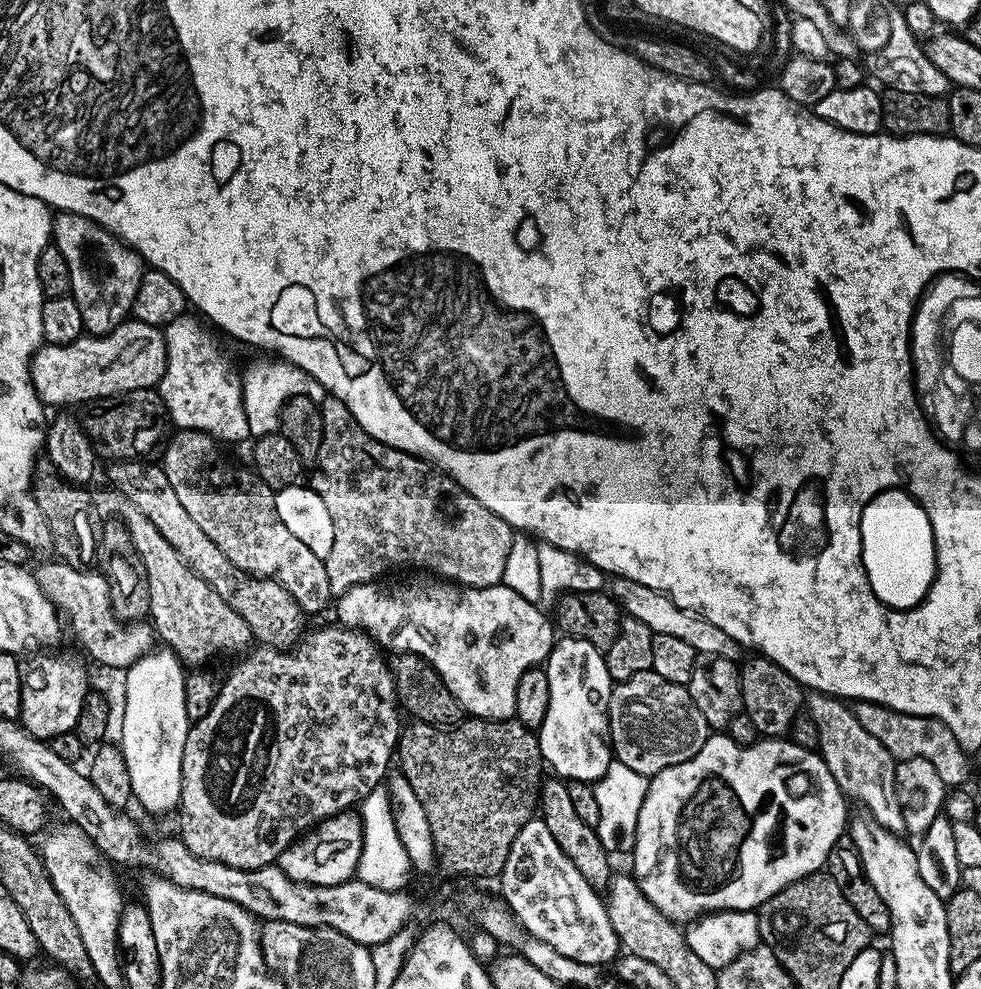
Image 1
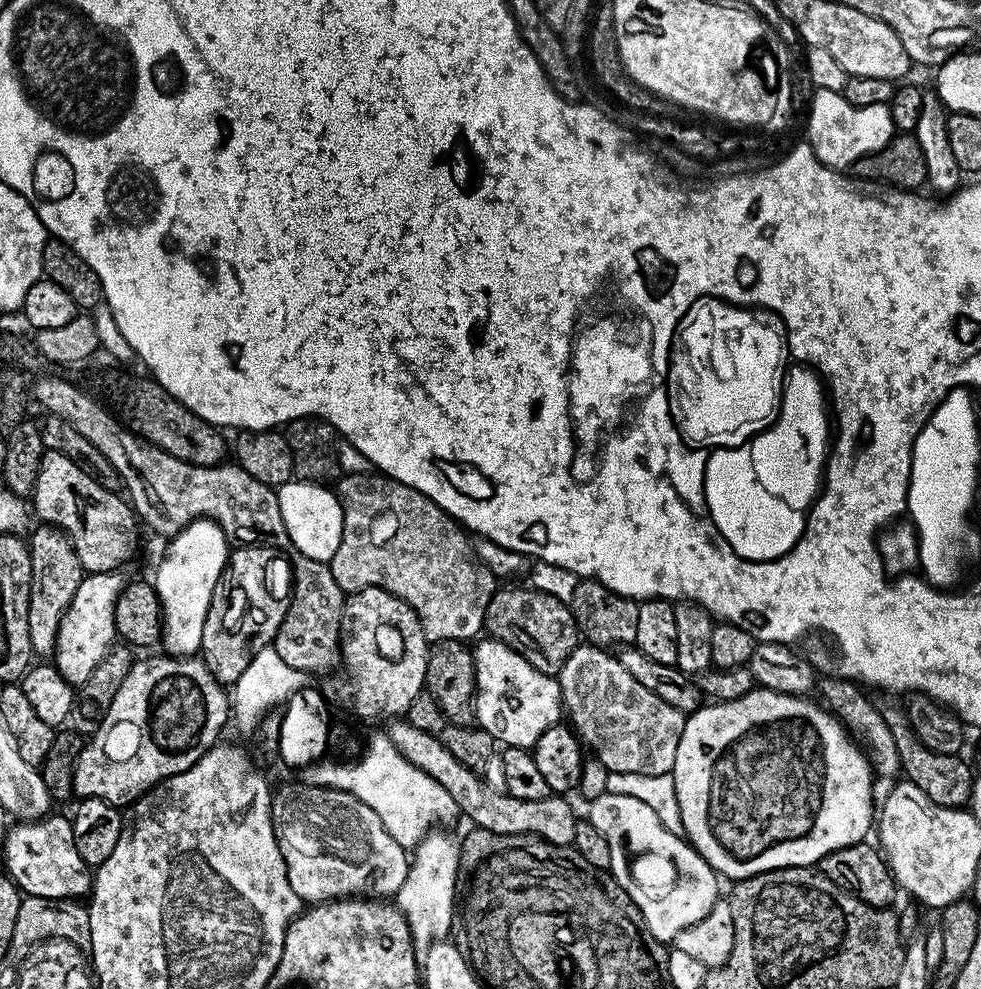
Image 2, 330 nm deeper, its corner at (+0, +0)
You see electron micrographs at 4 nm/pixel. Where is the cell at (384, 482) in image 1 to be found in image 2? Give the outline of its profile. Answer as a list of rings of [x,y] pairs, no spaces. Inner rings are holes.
[[[371,471],[341,475],[338,483],[335,485],[334,491],[340,498],[344,521],[342,522],[342,542],[338,542],[338,551],[334,553],[334,558],[330,561],[330,567],[334,574],[334,582],[338,582],[340,589],[346,594],[351,594],[363,588],[381,588],[398,598],[402,598],[402,602],[409,604],[418,614],[418,618],[422,622],[422,630],[430,642],[438,640],[472,642],[485,631],[486,606],[493,594],[498,591],[498,578],[476,557],[476,551],[472,548],[469,533],[457,521],[453,520],[447,512],[441,510],[433,500],[426,498],[426,494],[422,494],[402,482],[392,480],[389,476],[373,474]]]

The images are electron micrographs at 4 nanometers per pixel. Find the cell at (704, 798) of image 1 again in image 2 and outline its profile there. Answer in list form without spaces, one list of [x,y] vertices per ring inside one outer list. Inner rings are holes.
[[[755,687],[750,694],[733,700],[708,702],[685,719],[682,738],[678,738],[678,754],[674,754],[671,775],[674,790],[678,794],[678,808],[683,824],[683,835],[696,853],[711,866],[717,877],[728,882],[745,880],[776,868],[807,868],[819,865],[826,854],[842,850],[851,844],[861,843],[868,831],[874,828],[874,804],[872,808],[872,780],[874,769],[865,749],[855,744],[848,735],[849,729],[827,707],[808,696],[794,696],[790,692],[775,692],[769,688]]]

